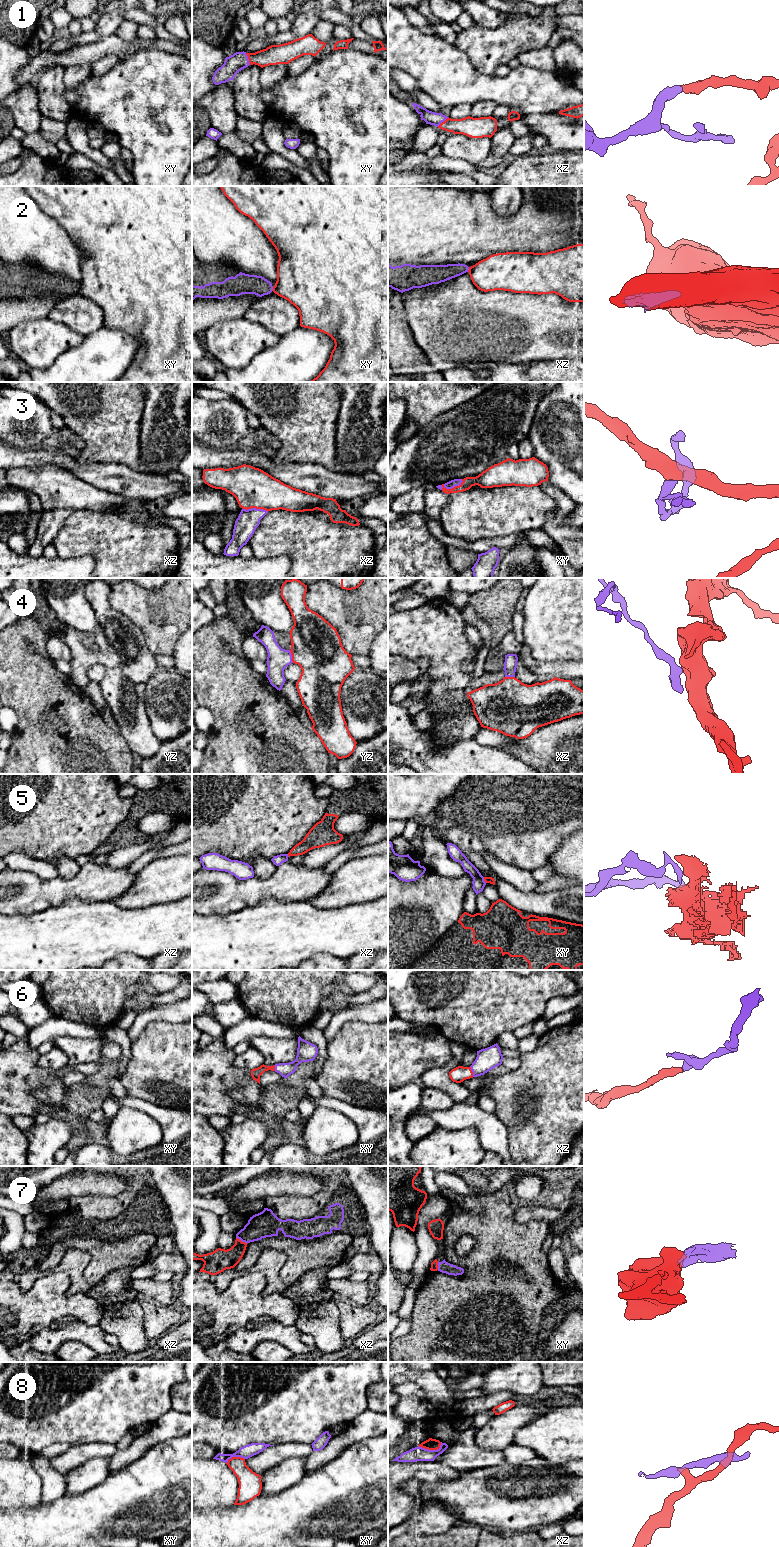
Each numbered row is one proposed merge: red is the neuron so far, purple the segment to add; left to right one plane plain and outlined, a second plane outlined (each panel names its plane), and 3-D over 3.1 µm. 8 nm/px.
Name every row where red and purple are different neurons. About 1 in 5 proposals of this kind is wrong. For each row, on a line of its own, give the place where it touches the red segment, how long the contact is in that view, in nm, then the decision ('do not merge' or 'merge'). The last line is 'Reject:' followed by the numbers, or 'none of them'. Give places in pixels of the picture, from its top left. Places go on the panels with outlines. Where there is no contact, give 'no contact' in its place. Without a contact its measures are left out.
1: contact xy (248, 58); length 100 nm; merge
2: contact xz (469, 269); length 40 nm; do not merge
3: contact xy (452, 488); length 200 nm; merge
4: contact yz (292, 656); length 110 nm; merge
5: contact xy (484, 880); length 50 nm; do not merge
6: contact xz (471, 1071); length 90 nm; merge
7: contact xz (240, 1240); length 100 nm; merge
8: contact xz (431, 1449); length 190 nm; do not merge
Reject: 2, 5, 8

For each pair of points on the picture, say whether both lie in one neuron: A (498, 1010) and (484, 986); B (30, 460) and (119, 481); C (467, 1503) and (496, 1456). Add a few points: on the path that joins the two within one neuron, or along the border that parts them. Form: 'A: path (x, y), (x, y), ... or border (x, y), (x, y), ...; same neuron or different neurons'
A: path (492, 1004), (484, 996), (484, 992); same neuron
B: path (52, 458), (64, 459), (78, 470), (97, 474); same neuron
C: border (506, 1463), (467, 1471); different neurons

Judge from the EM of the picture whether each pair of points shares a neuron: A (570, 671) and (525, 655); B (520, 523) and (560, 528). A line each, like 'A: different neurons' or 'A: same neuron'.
A: same neuron
B: different neurons

